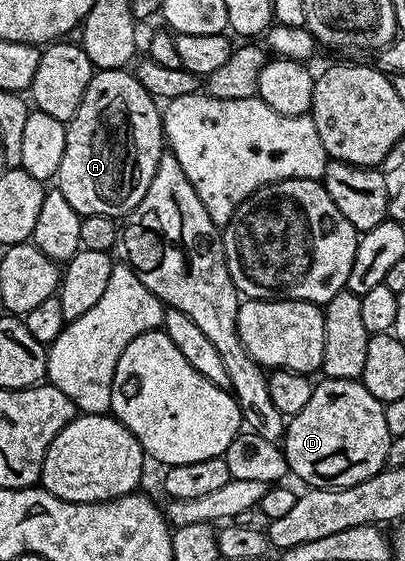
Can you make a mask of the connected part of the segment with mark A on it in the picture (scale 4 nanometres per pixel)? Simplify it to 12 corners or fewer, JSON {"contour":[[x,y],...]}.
{"contour":[[134,71],[92,75],[66,121],[57,190],[126,217],[165,151]]}

